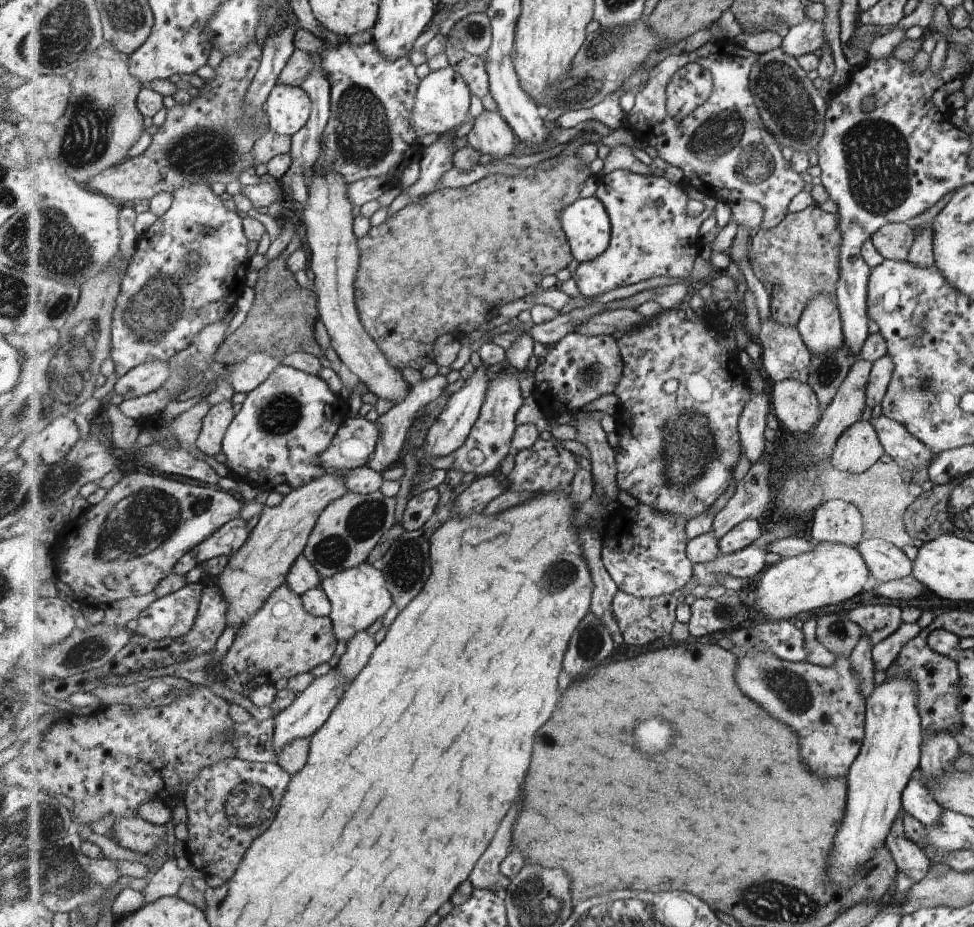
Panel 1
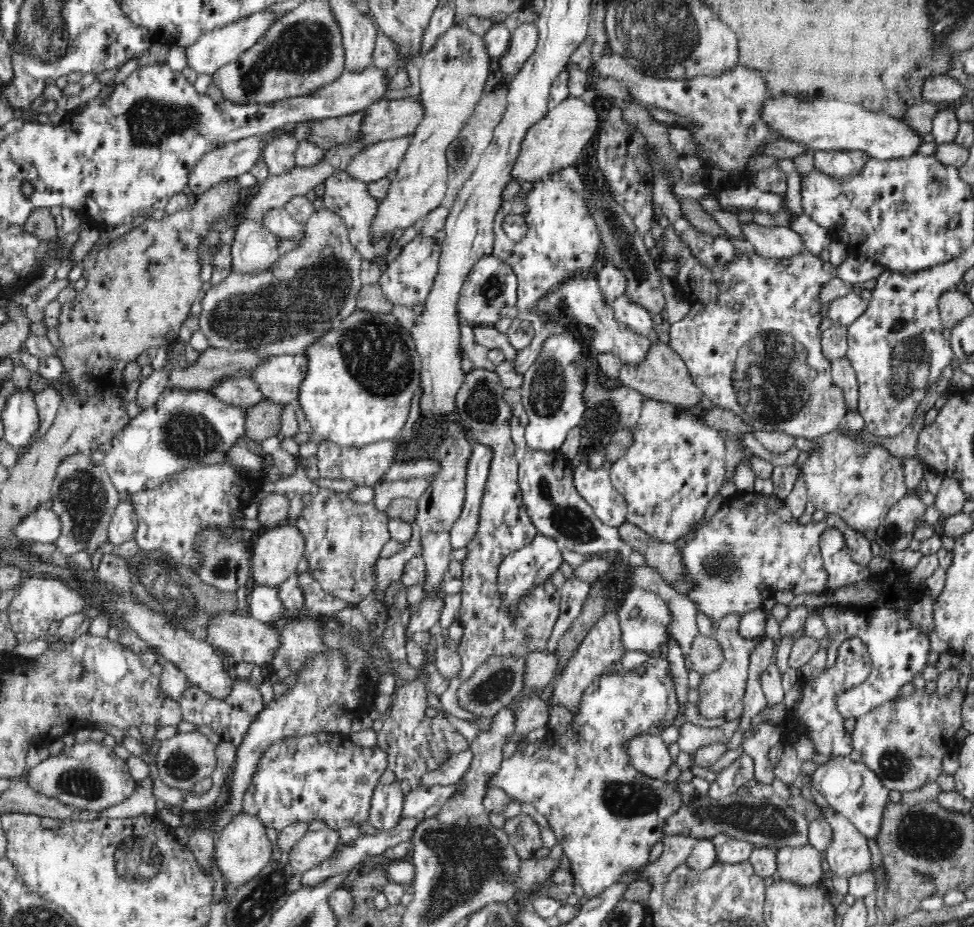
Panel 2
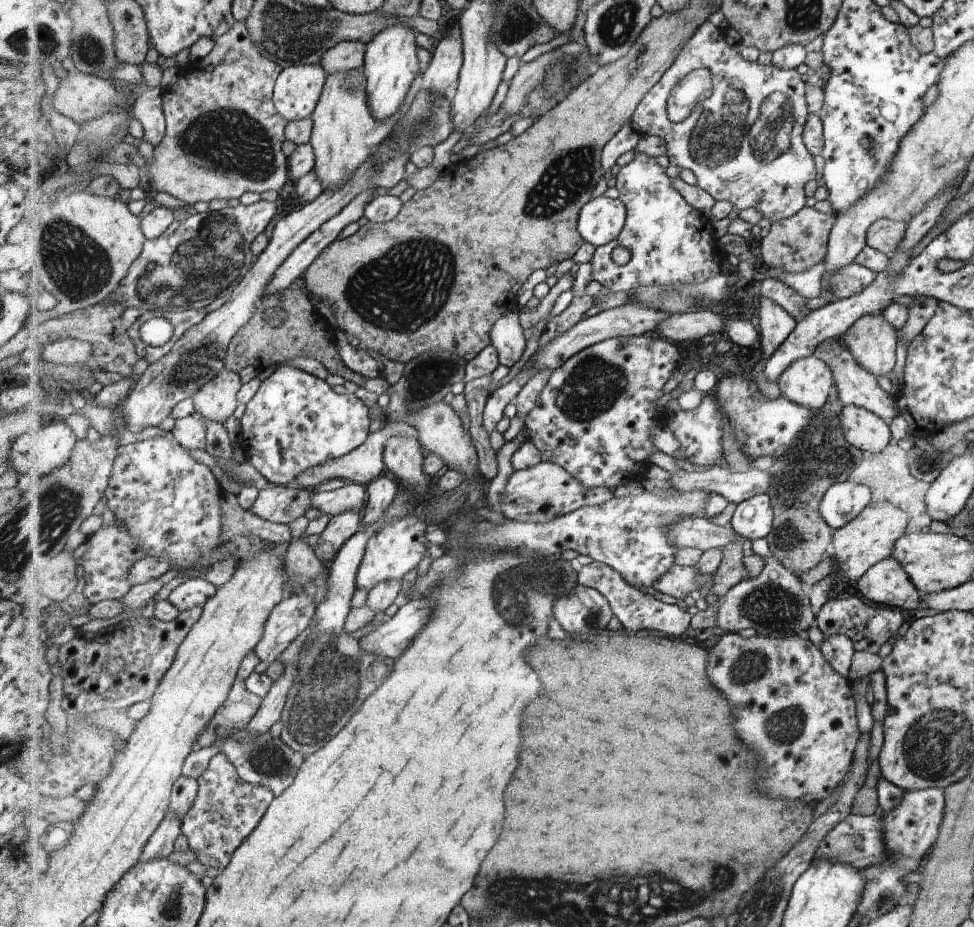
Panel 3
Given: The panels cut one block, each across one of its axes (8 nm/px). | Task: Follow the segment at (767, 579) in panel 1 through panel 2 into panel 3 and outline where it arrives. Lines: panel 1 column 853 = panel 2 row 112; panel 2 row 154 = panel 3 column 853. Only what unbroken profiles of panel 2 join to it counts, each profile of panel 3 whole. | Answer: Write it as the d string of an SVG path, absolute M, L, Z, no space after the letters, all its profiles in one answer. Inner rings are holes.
M889 502L871 503L853 522L835 531L831 553L843 580L859 582L877 562L890 557L896 542L904 533L908 519L908 514Z

